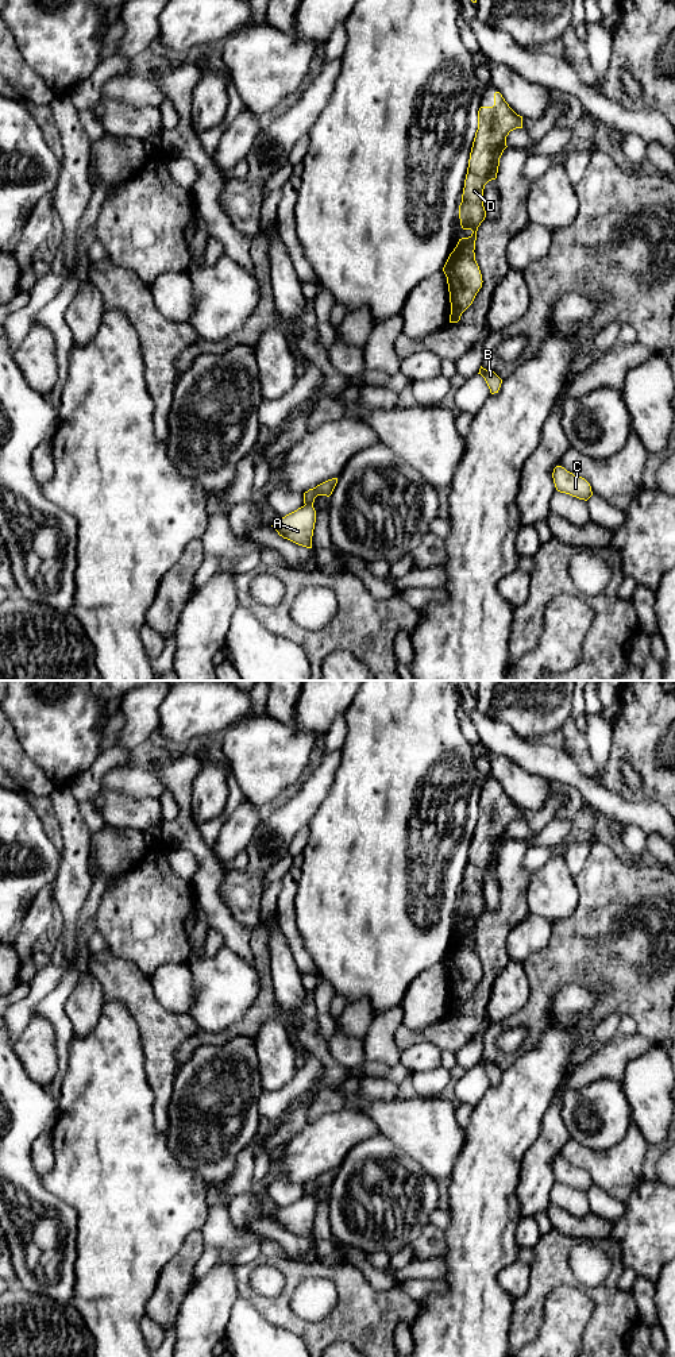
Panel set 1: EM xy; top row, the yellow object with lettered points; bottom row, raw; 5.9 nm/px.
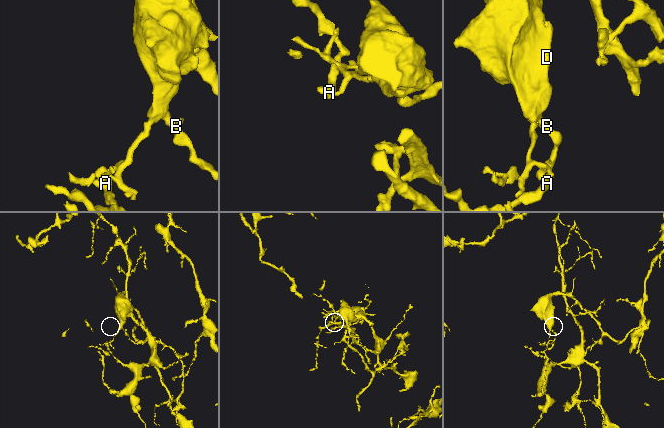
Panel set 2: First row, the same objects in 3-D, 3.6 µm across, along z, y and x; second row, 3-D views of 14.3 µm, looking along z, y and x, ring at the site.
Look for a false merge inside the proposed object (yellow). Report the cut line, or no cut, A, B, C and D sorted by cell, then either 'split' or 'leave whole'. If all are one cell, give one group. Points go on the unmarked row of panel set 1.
xy (305, 1195), (312, 1198) | A / B C D | split

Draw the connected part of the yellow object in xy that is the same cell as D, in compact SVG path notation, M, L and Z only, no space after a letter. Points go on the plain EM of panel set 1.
M495 783L494 797L481 798L478 802L478 821L459 897L460 917L472 925L459 930L443 959L451 994L450 1014L460 1011L482 979L482 965L474 941L478 918L486 909L483 880L489 872L497 870L500 849L508 839L506 828L516 820L522 820L522 807L509 798L500 783Z

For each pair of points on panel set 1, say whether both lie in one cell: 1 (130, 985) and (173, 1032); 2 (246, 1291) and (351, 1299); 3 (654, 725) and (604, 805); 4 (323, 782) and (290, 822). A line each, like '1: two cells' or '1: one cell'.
1: one cell
2: one cell
3: two cells
4: one cell

